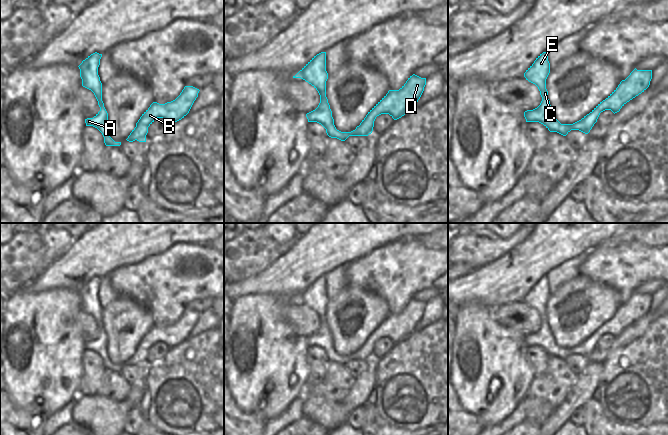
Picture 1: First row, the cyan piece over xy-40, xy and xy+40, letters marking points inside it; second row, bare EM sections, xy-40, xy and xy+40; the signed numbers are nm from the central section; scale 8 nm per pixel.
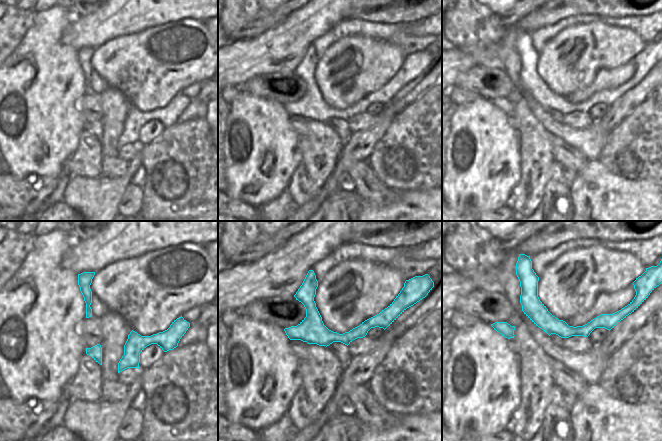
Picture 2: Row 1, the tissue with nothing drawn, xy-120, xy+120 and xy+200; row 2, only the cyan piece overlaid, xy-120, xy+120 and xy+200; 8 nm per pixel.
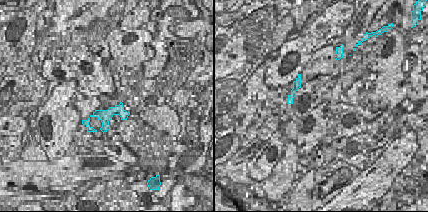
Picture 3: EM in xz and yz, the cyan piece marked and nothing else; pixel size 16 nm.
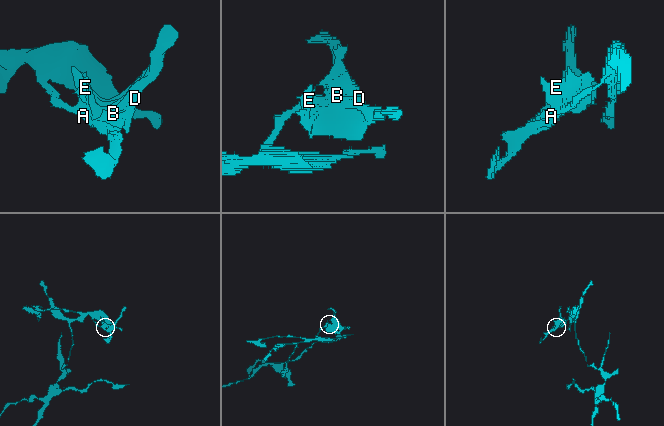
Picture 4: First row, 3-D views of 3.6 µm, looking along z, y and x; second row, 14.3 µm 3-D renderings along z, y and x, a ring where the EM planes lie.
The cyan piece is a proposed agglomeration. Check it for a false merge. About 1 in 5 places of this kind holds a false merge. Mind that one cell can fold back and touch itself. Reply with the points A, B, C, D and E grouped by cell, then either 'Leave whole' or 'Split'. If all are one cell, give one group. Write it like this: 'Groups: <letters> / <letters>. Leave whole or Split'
Groups: A B C D E. Leave whole

